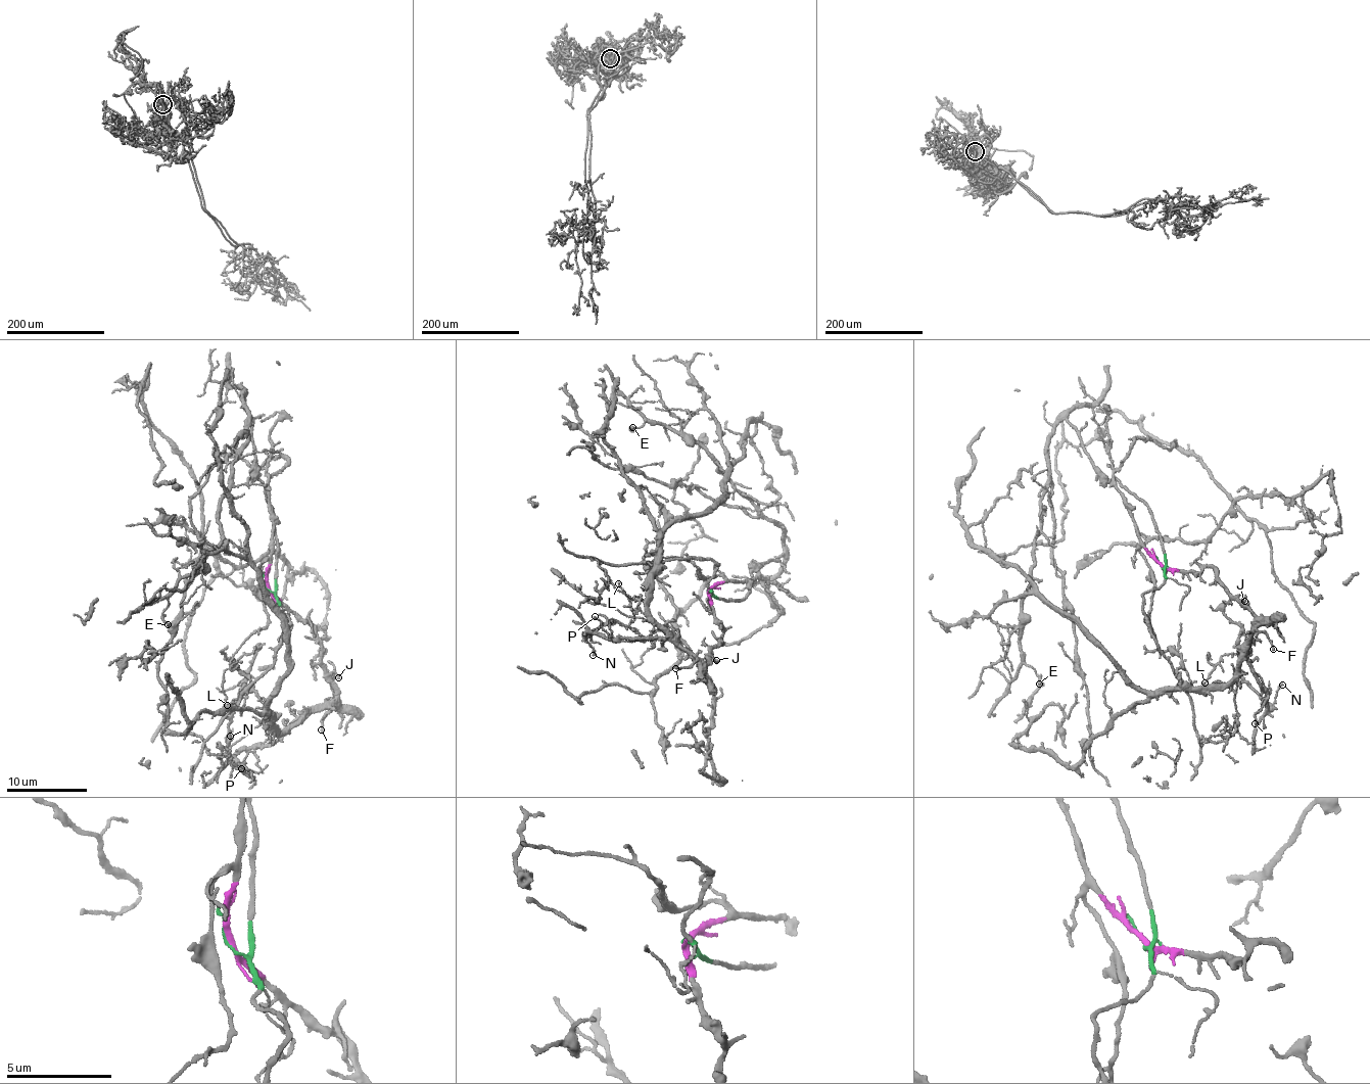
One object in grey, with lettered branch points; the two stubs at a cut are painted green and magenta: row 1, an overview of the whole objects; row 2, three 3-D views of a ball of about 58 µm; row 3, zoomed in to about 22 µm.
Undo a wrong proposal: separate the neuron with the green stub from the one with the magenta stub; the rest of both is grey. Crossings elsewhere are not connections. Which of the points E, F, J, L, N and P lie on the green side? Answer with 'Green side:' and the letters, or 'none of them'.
Green side: E

